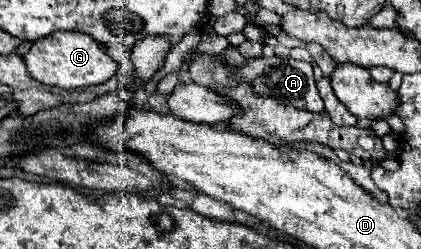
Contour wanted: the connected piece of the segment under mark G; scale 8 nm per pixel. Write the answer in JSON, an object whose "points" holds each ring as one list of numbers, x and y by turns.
{"points":[[54,32,44,36,44,40,34,40,32,48,24,56,24,62,28,74,34,80,62,90,76,90,102,84,116,74,114,58,106,54,94,38,80,32]]}

